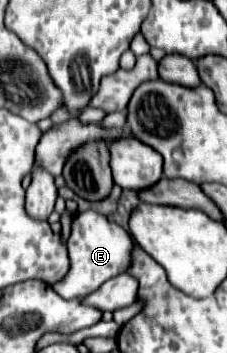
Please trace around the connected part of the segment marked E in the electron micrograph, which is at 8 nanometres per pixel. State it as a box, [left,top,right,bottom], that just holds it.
[52,210,134,298]

